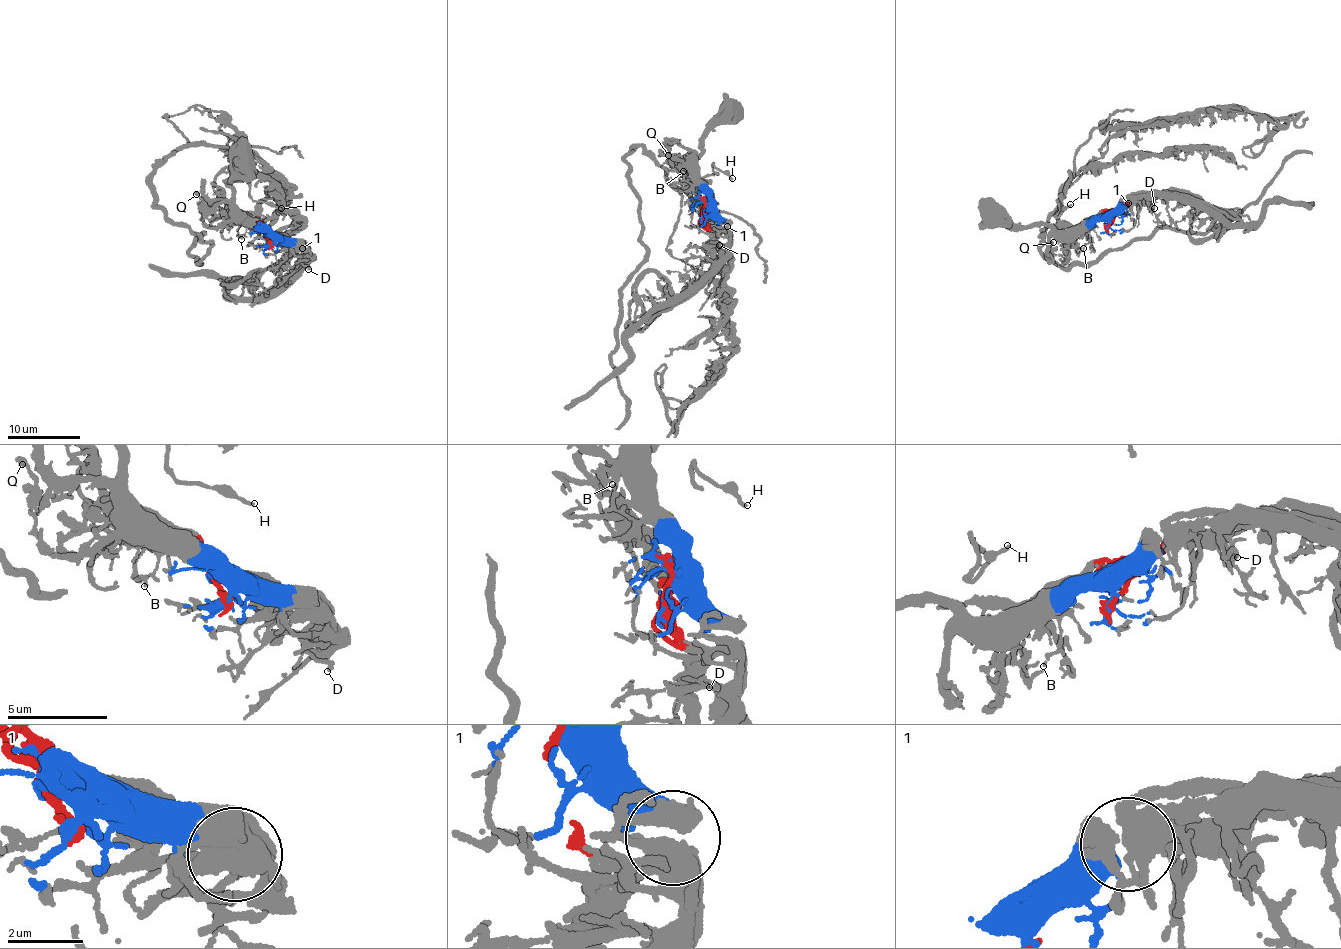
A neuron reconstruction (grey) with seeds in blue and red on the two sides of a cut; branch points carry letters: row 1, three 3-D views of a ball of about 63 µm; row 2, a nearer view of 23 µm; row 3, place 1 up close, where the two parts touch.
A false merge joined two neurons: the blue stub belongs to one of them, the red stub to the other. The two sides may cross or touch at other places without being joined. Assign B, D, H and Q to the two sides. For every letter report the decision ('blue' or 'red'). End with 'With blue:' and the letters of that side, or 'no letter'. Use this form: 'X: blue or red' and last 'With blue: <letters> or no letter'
B: blue
D: blue
H: red
Q: blue
With blue: B, D, Q

